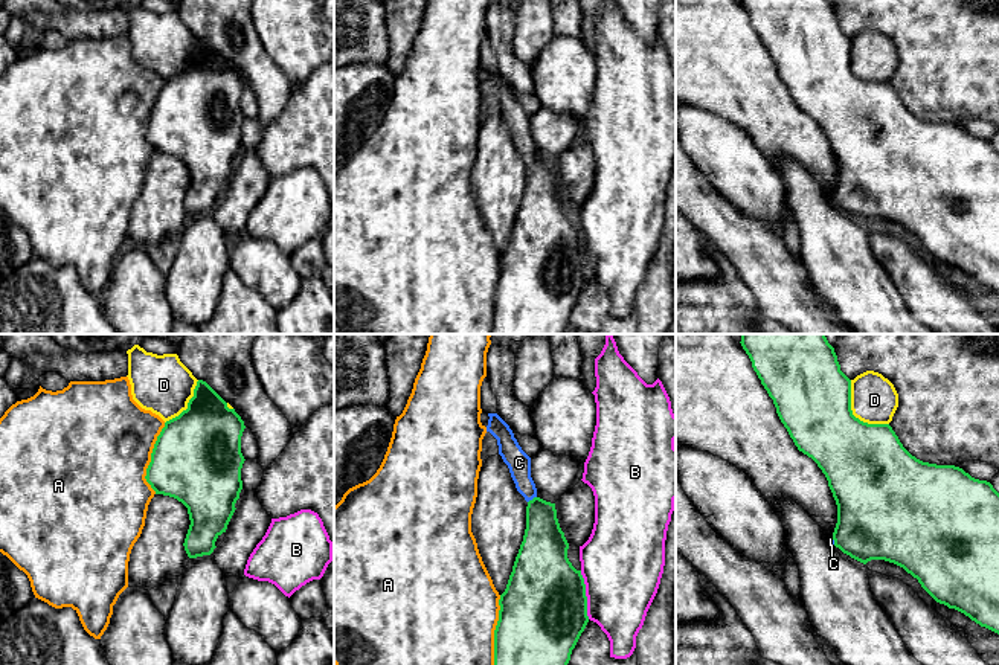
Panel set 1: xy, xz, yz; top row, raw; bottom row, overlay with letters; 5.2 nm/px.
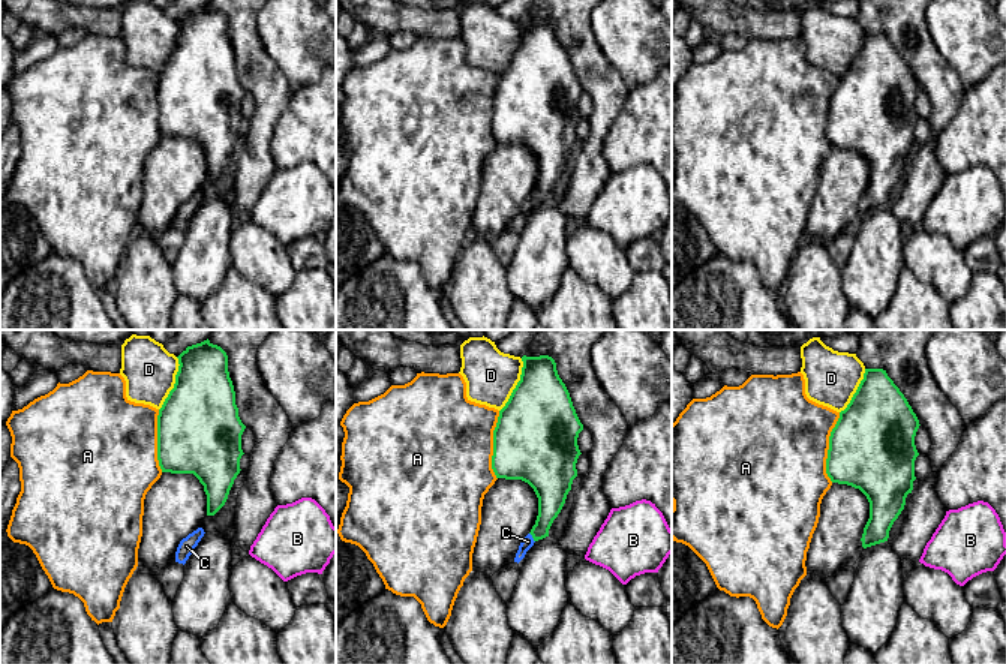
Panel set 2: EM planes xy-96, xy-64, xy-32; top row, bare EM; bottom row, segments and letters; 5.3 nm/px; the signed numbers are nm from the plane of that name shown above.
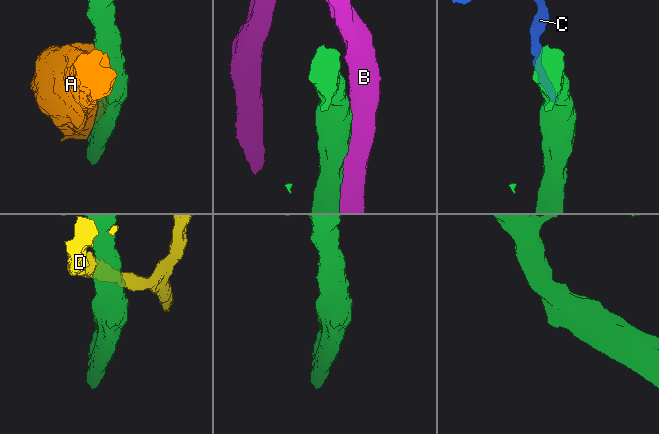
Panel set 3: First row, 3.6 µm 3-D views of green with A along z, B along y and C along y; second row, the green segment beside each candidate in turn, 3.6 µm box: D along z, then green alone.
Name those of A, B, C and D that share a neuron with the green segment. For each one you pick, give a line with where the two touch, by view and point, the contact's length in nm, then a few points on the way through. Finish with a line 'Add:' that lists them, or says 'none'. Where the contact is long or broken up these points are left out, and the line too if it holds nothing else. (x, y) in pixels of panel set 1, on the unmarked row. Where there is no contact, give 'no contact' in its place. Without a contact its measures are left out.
C: contact xz (533, 157); length 60 nm; way xz (543, 203), (542, 176), (533, 157), (522, 138), (519, 121)
Add: C

